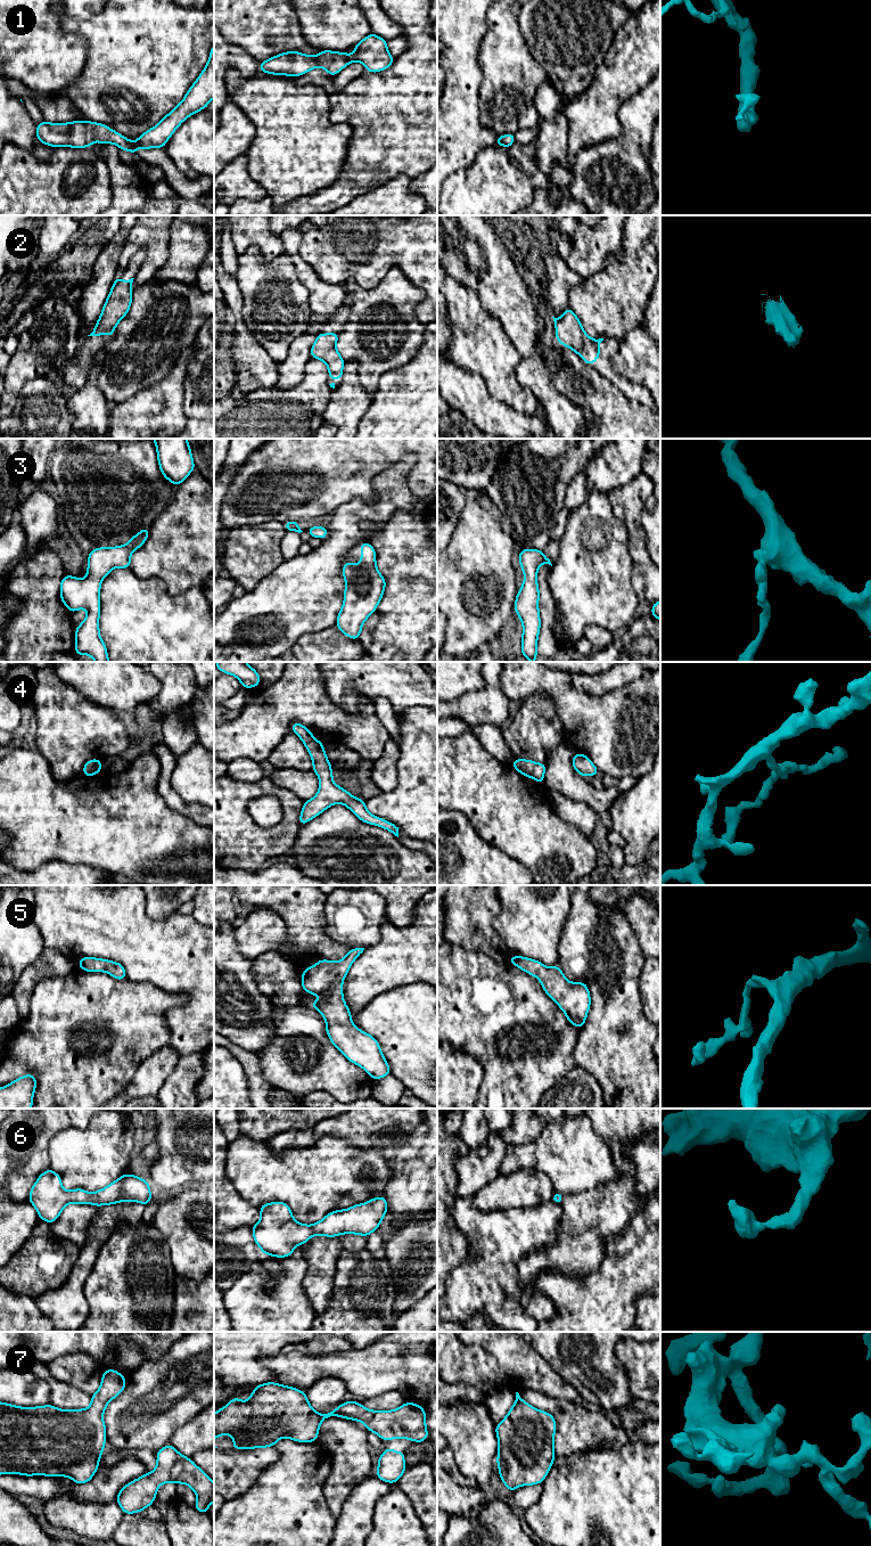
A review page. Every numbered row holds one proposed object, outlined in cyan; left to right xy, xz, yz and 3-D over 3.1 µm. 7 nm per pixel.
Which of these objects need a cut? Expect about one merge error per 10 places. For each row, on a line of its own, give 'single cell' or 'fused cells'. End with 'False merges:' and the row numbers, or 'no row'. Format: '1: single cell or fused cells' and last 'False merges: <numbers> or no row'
1: single cell
2: single cell
3: single cell
4: single cell
5: single cell
6: single cell
7: single cell
False merges: no row

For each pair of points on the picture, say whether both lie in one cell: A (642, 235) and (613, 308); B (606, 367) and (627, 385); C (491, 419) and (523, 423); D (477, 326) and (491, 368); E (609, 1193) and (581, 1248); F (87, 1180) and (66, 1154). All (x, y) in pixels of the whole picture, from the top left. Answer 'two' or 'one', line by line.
A: one
B: one
C: one
D: one
E: one
F: one

